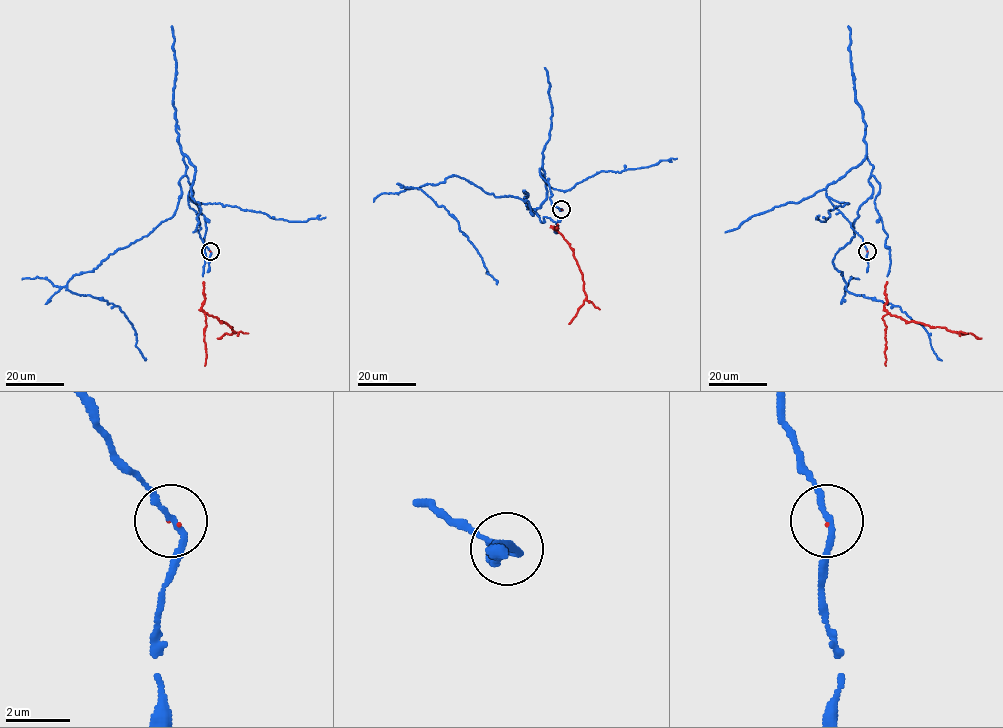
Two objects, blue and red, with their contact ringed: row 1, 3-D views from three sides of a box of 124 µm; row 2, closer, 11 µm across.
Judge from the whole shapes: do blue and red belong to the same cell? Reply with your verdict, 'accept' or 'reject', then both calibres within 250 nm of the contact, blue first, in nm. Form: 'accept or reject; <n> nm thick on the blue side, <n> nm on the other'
accept; 170 nm thick on the blue side, 50 nm on the other

